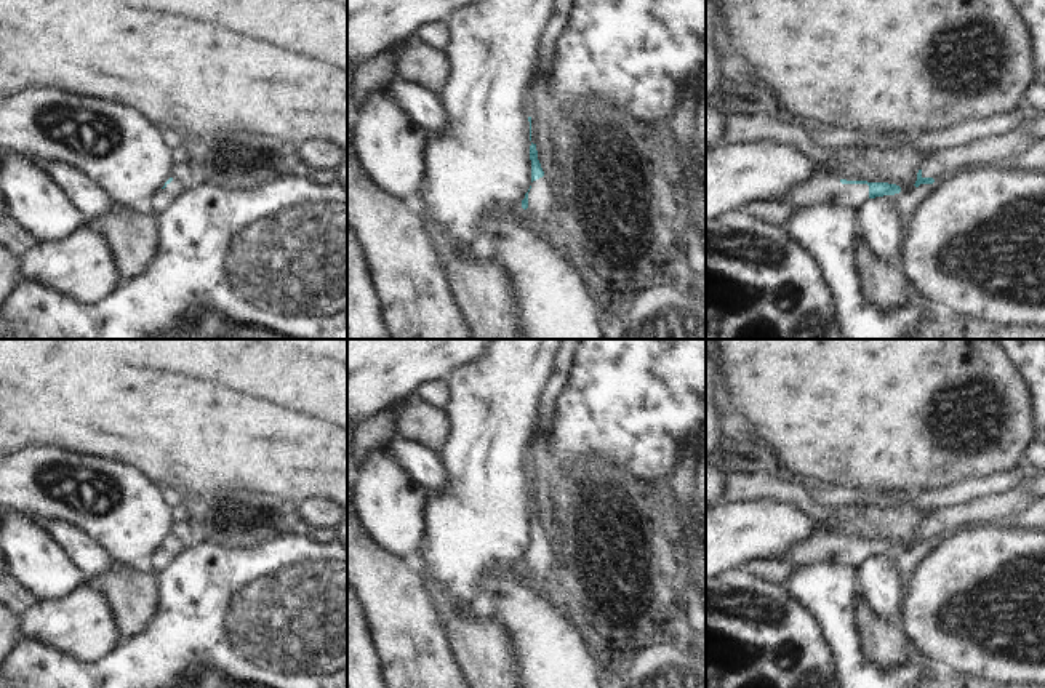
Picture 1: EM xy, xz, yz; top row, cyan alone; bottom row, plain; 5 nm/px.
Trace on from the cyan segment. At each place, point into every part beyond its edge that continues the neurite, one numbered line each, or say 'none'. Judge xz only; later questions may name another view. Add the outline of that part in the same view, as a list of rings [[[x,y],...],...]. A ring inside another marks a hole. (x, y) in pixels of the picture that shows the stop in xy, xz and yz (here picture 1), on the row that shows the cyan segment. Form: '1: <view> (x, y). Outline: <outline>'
1: xz (530, 108). Outline: [[[528,91],[527,93],[527,114],[531,117],[531,142],[535,144],[535,131],[533,131],[533,118],[536,117],[536,107],[533,104],[533,94]]]
2: xz (541, 199). Outline: [[[544,174],[543,178],[531,182],[528,192],[527,214],[531,222],[544,222],[552,214],[557,205],[555,189],[552,181]]]

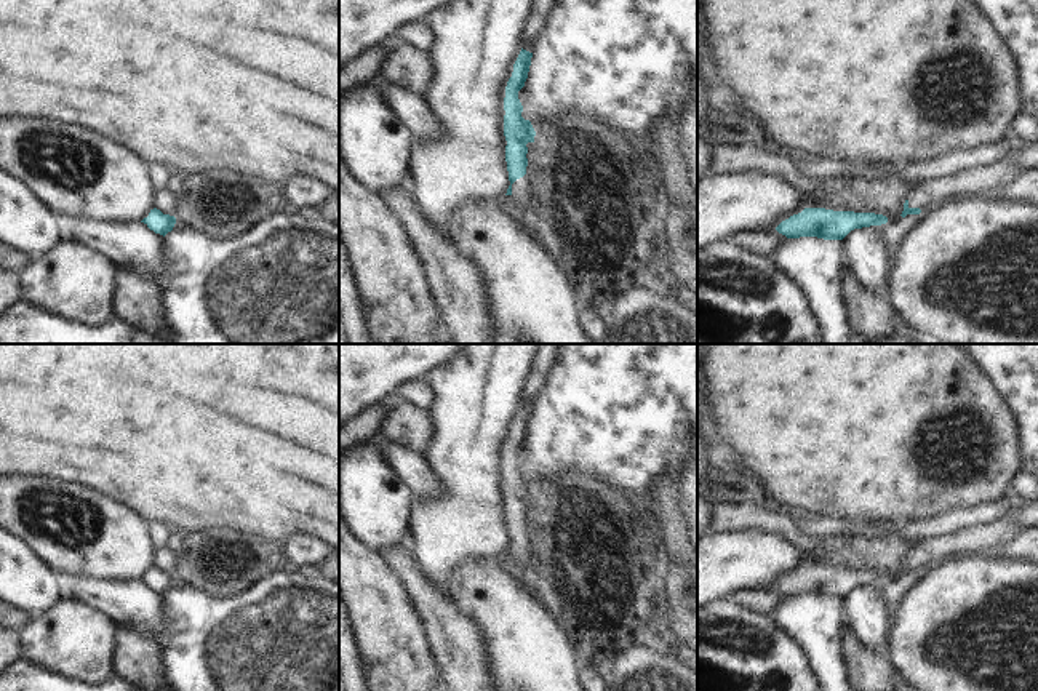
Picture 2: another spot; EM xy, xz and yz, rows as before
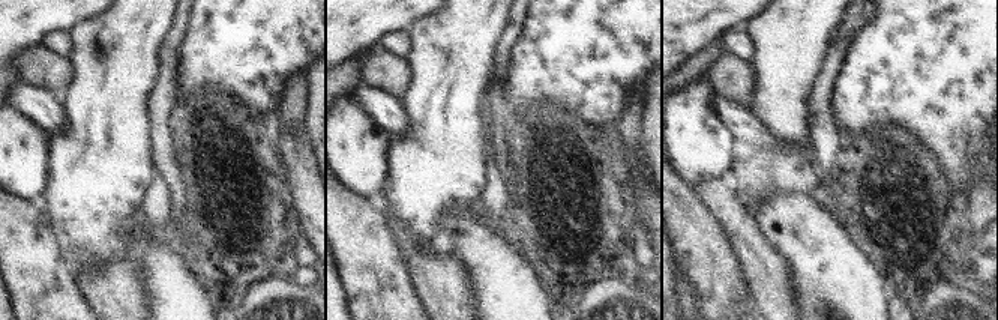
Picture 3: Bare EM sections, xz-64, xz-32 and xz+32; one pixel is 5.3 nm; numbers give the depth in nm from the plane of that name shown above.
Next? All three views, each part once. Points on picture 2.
1: xz (520, 189). Outline: [[[525,174],[523,178],[517,179],[512,184],[512,197],[517,200],[520,208],[528,208],[531,202],[531,186],[529,186],[529,176]]]

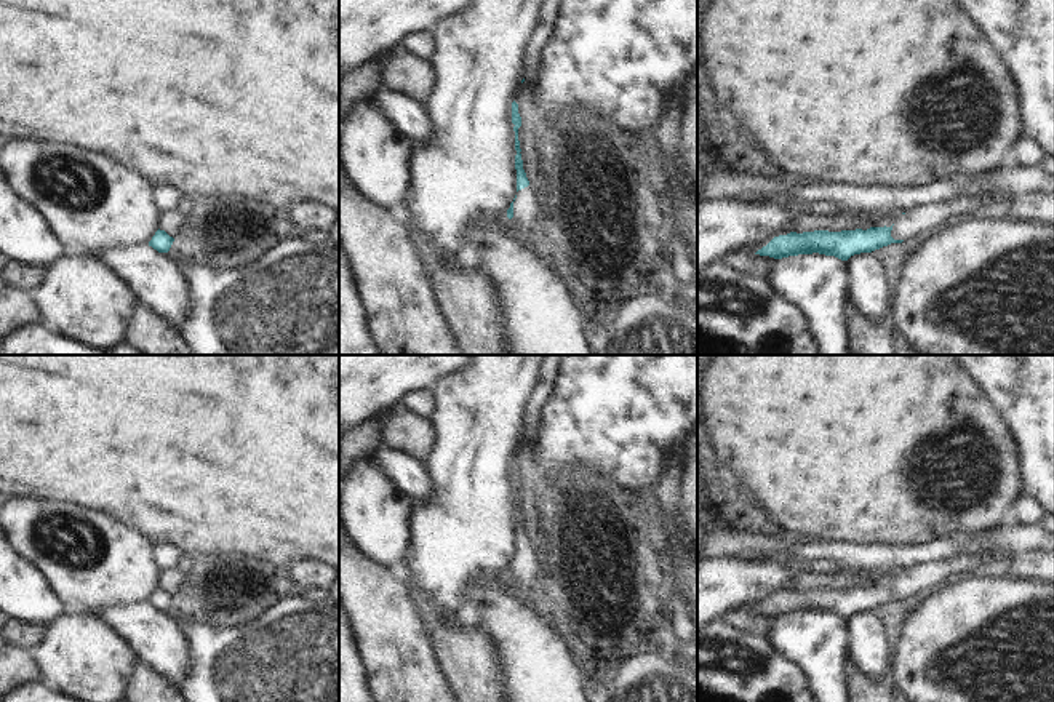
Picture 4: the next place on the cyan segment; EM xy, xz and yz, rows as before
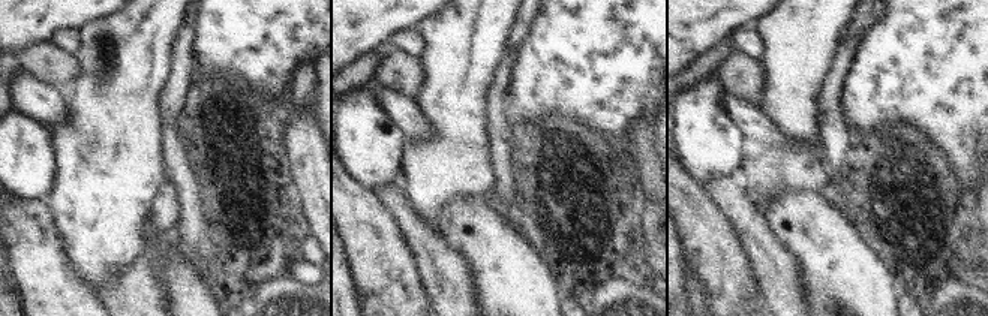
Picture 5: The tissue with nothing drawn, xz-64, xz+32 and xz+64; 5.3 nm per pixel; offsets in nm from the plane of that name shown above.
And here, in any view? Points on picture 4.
1: yz (925, 219). Outline: [[[1000,187],[974,193],[961,192],[948,201],[923,205],[900,214],[892,225],[891,237],[894,240],[905,240],[908,237],[931,233],[948,217],[969,217],[984,208],[1012,200],[1014,197],[1012,190]]]

